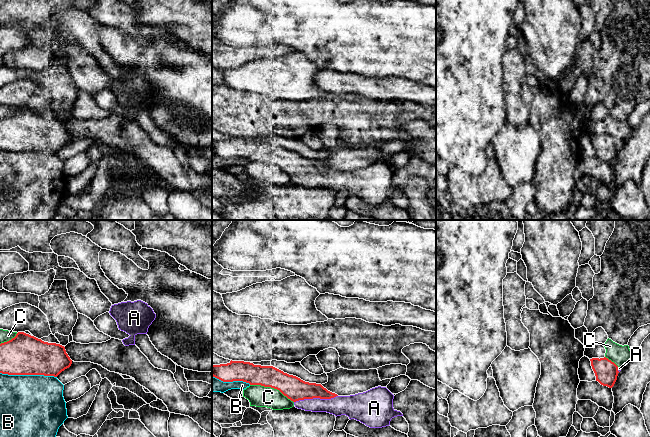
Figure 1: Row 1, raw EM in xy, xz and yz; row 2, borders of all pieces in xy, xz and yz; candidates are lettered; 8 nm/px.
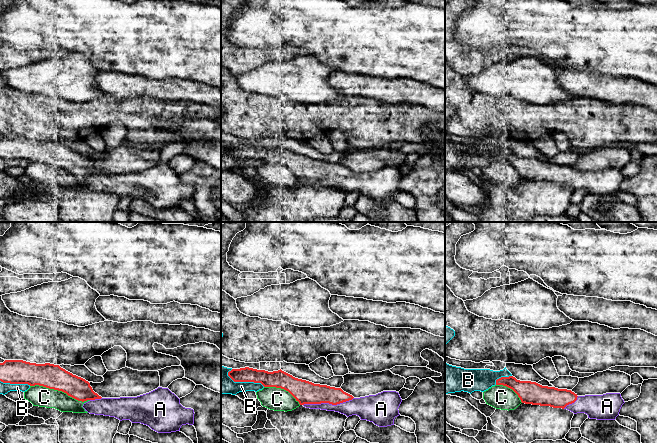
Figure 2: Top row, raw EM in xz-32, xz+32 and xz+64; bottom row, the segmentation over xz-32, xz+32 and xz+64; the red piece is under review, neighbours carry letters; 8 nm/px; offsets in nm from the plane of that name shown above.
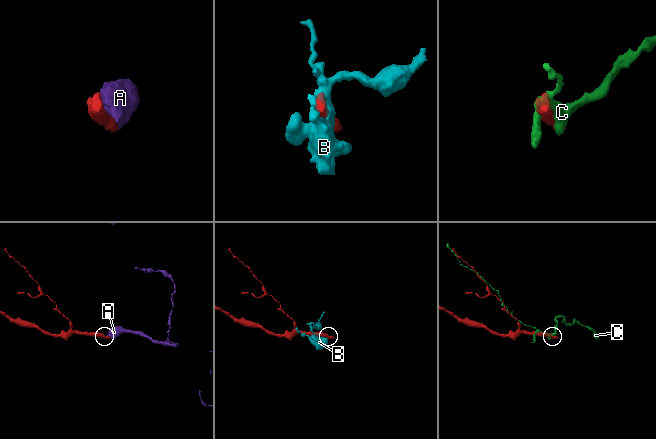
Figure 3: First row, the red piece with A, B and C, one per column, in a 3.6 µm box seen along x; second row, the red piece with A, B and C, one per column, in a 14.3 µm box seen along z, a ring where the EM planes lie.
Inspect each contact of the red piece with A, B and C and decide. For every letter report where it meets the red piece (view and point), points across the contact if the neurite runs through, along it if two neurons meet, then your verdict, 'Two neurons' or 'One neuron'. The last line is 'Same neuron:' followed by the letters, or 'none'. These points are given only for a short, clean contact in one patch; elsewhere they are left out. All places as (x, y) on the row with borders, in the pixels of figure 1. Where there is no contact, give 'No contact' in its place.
A: Touches red at xz (315, 397). Path across: xz (295, 389), (306, 396), (315, 397), (340, 405). One neuron
B: Touches red at xy (28, 374). Two neurons
C: Touches red at xz (272, 387). Two neurons
Same neuron: A

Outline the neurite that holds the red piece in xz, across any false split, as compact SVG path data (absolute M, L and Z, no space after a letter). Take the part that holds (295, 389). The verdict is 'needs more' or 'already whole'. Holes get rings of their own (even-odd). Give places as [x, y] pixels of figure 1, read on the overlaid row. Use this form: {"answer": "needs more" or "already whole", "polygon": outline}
{"answer": "needs more", "polygon": "M230 361L213 365L212 376L223 381L243 381L279 390L294 402L298 409L327 412L337 416L346 415L370 428L390 425L392 418L403 416L393 408L394 395L386 387L375 387L350 396L338 396L321 384L309 383L284 373L273 366L254 365L244 361Z"}

